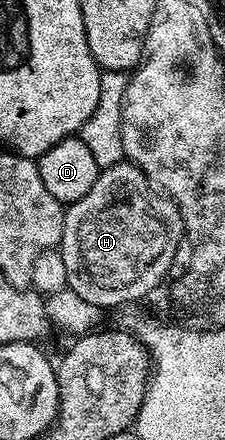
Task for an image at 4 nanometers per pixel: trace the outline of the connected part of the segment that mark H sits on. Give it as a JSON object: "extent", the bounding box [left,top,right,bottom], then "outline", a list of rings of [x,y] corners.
{"extent":[59,160,185,311],"outline":[[[127,160],[102,168],[91,191],[87,191],[83,199],[67,206],[65,211],[59,248],[67,266],[68,288],[103,311],[109,311],[116,305],[129,305],[147,296],[161,280],[166,280],[171,259],[175,259],[175,251],[184,237],[185,224],[179,207],[170,197],[162,195],[149,184],[141,168]]]}

